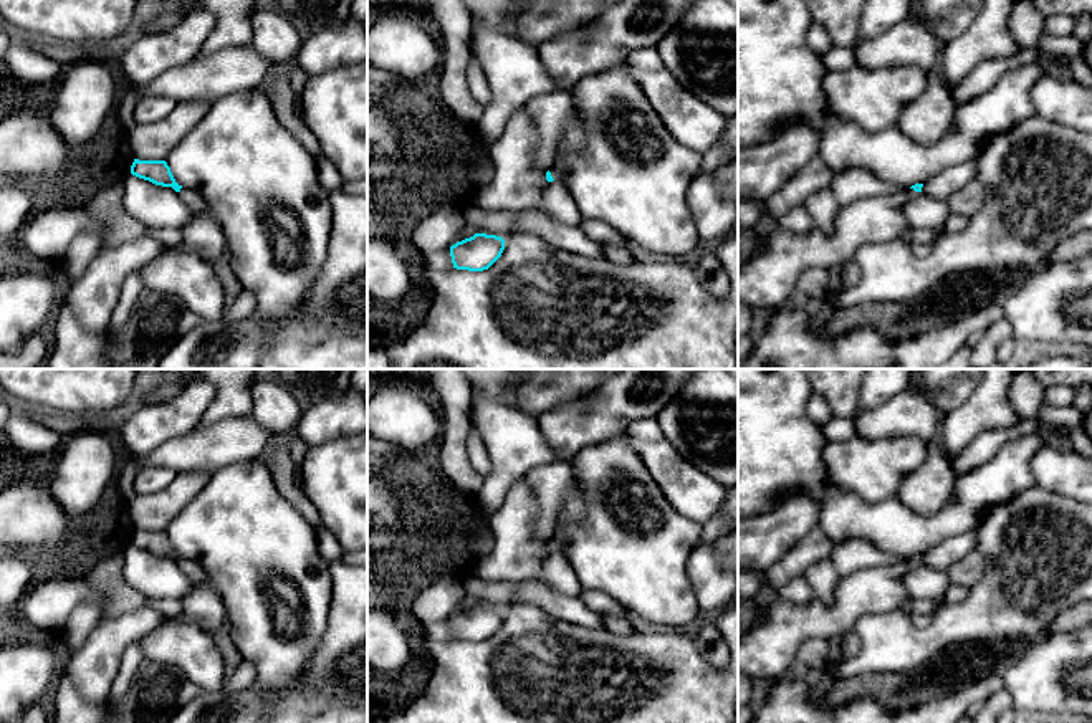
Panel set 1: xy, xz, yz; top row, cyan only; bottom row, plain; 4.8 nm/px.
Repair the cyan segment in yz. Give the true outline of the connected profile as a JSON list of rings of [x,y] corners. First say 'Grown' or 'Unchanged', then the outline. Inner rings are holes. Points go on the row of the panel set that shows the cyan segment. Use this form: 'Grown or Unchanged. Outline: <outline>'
Grown. Outline: [[[915,184],[900,194],[874,195],[841,207],[831,233],[814,227],[806,235],[796,235],[778,227],[768,235],[766,248],[753,251],[751,258],[738,266],[738,303],[751,306],[759,314],[779,309],[789,304],[804,270],[824,268],[829,271],[854,260],[860,247],[903,238],[908,232],[903,205],[917,197],[922,187],[923,184]]]

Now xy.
Grown. Outline: [[[134,159],[131,165],[131,174],[156,185],[172,187],[180,195],[182,202],[187,205],[190,212],[190,220],[197,218],[200,213],[212,213],[208,203],[200,194],[185,189],[175,182],[170,167],[165,160]]]

